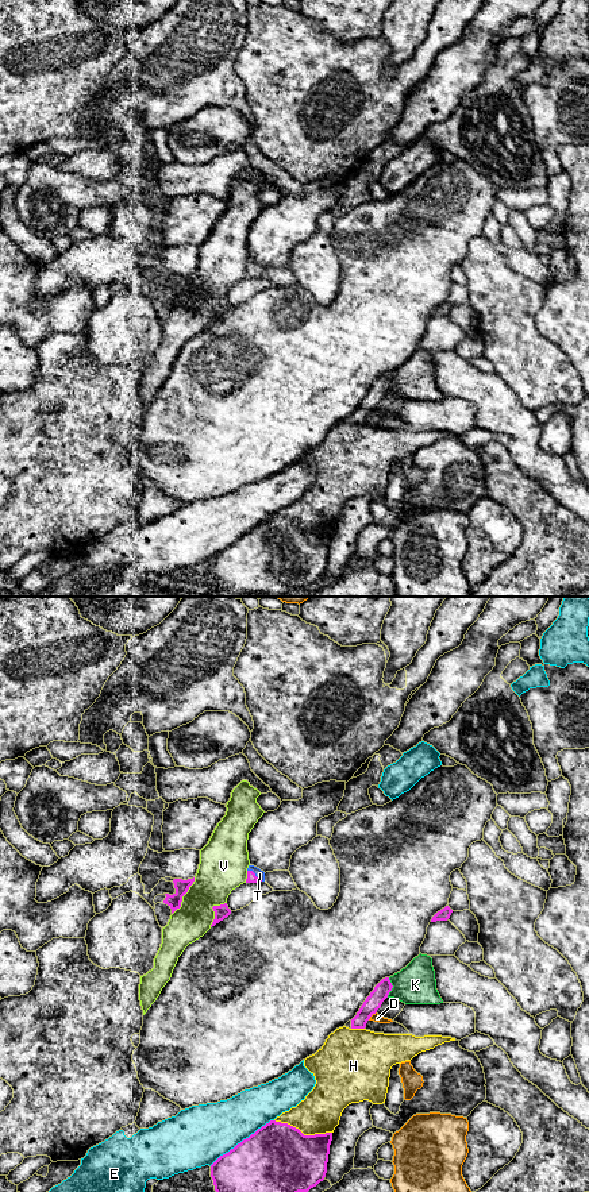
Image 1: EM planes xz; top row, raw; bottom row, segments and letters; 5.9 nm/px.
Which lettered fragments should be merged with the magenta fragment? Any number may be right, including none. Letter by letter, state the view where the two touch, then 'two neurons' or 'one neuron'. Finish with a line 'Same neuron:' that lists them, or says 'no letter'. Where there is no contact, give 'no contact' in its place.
D: contact in xz; two neurons
E: contact in xz; two neurons
H: contact in xz; two neurons
K: contact in xz; two neurons
T: contact in xz; one neuron
V: contact in xz; two neurons
Same neuron: T

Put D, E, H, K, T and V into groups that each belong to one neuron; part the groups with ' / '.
D / E / H / K / T / V

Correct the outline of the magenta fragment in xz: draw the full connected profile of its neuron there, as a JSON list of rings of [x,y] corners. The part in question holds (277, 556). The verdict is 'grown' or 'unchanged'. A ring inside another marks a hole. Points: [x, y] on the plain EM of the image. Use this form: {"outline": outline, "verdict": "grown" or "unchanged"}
{"outline": [[[270,516],[211,560],[222,597],[281,597],[308,587],[324,575],[332,528],[304,531],[299,524]]], "verdict": "unchanged"}

